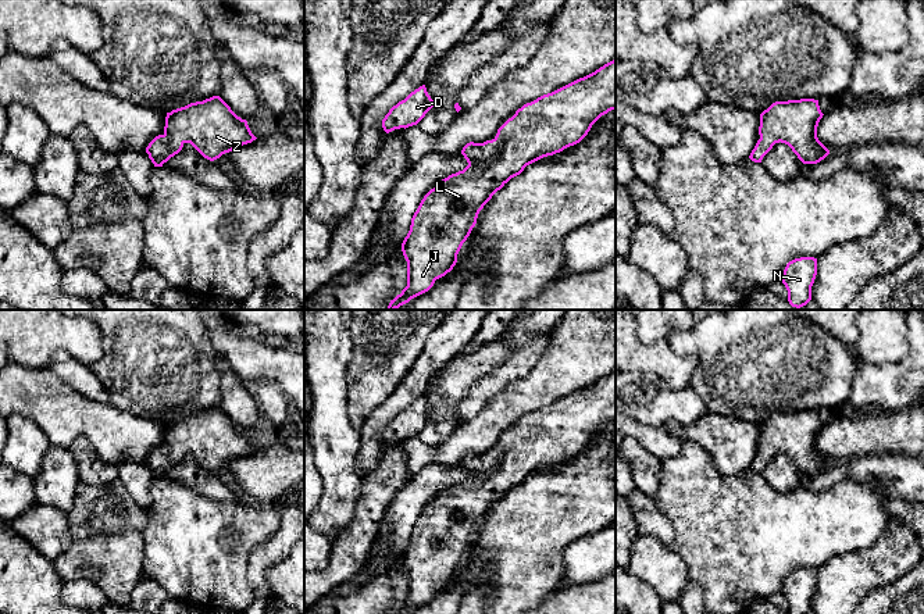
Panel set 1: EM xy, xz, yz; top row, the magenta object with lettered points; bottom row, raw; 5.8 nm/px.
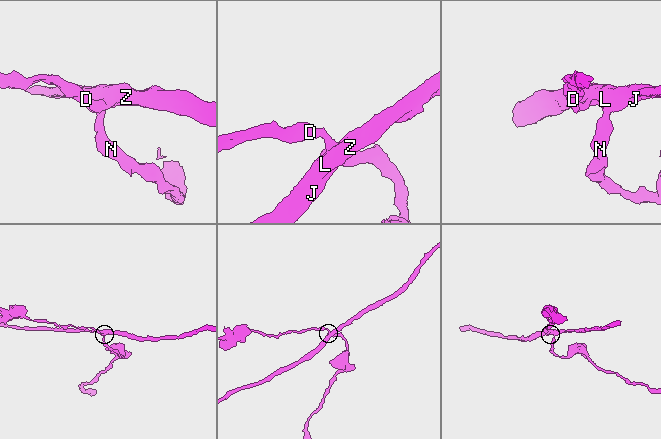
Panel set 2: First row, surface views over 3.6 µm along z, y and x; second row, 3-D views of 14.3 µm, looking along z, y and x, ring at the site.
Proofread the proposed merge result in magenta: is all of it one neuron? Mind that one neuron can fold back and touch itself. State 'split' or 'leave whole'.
leave whole

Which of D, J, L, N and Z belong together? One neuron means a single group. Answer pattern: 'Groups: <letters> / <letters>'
Groups: D J L N Z

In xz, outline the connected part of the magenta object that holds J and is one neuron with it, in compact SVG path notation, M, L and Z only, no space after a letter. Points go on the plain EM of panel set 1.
M616 370L595 383L524 415L497 440L492 451L467 454L461 465L468 476L431 500L411 529L410 542L402 554L407 572L407 597L390 614L409 614L428 603L436 590L453 581L479 522L497 501L527 476L579 454L592 436L611 421L616 421Z

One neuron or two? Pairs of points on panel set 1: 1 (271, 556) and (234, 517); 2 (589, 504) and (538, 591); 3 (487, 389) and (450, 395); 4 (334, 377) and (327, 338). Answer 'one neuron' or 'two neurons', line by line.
1: two neurons
2: one neuron
3: two neurons
4: one neuron

